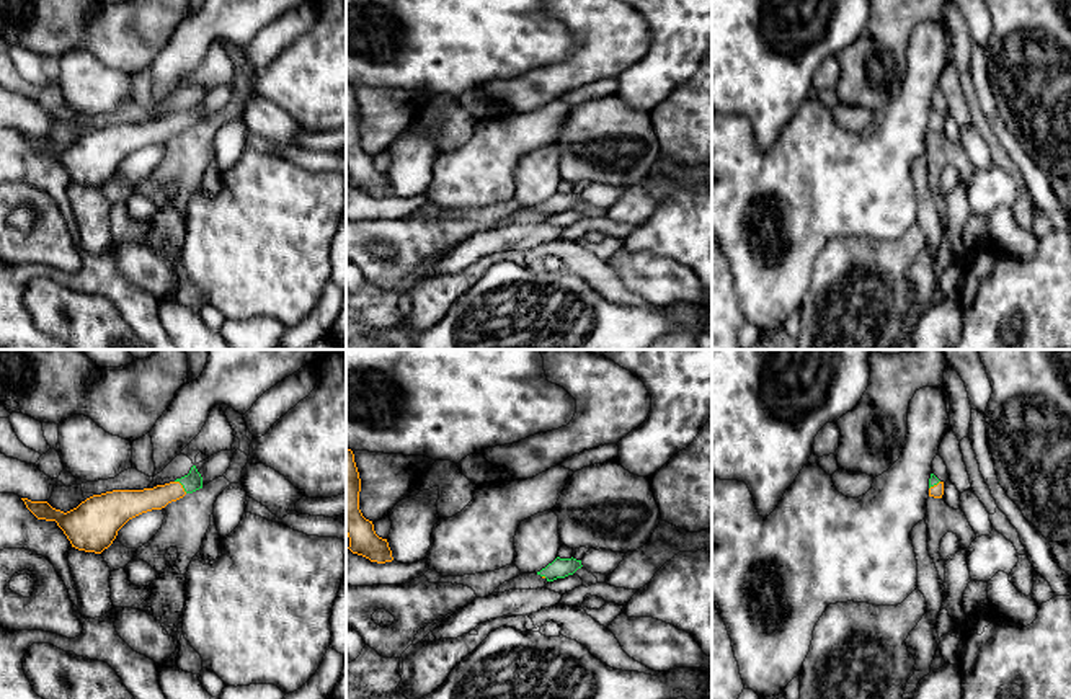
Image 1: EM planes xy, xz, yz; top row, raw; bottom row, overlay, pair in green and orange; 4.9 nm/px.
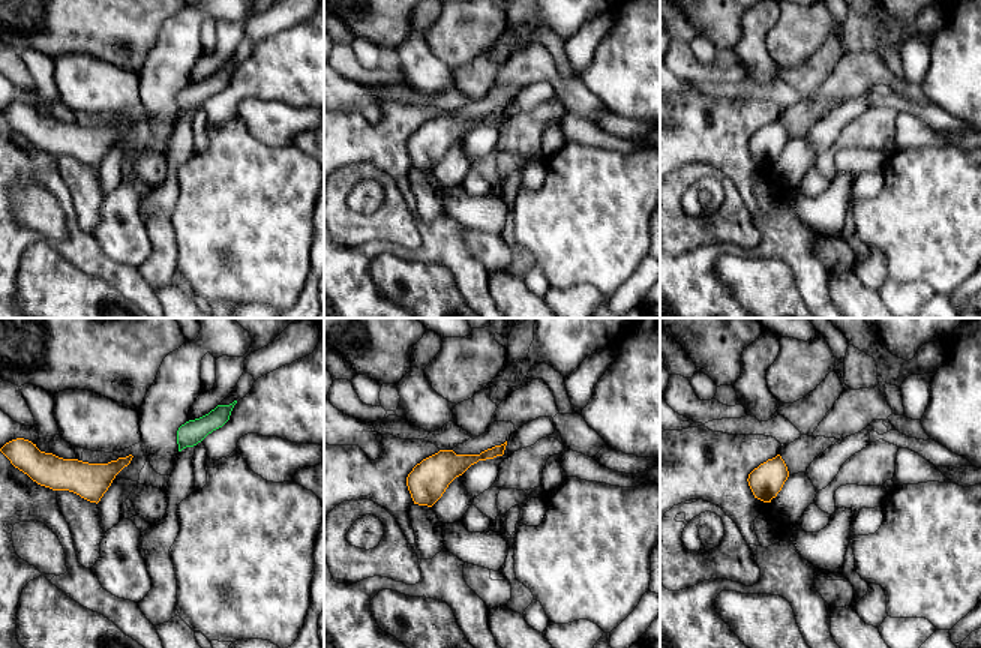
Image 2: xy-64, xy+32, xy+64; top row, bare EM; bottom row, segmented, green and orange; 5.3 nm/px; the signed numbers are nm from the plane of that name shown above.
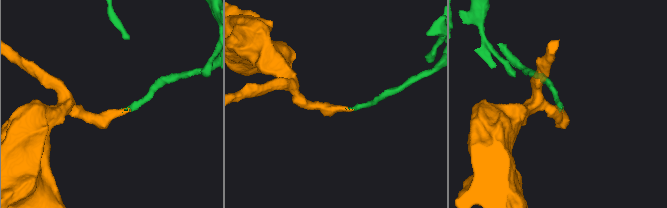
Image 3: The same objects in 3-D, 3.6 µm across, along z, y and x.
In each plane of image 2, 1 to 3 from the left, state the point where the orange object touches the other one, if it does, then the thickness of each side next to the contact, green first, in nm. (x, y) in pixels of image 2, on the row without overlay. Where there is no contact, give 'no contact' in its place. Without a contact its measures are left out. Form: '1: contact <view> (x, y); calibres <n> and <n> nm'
1: no contact
2: no contact
3: no contact

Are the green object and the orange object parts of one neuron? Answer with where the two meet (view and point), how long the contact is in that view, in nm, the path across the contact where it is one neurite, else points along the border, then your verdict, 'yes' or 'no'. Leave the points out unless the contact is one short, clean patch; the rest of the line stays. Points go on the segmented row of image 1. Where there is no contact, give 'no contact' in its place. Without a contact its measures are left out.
xy (182, 484) | 90 nm | across xy (191, 482), (182, 484), (155, 498), (134, 502) | yes

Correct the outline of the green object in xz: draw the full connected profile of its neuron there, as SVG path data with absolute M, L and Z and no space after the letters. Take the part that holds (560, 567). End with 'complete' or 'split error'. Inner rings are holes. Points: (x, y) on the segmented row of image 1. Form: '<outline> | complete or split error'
M557 557L545 568L537 572L537 575L545 577L547 581L553 581L557 578L565 578L568 575L573 575L581 567L583 567L581 560L576 560L573 557L571 559L560 559L560 557Z | complete

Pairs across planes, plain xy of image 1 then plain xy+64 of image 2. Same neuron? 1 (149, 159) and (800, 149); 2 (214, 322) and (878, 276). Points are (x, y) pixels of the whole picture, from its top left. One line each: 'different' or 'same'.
1: different
2: same

